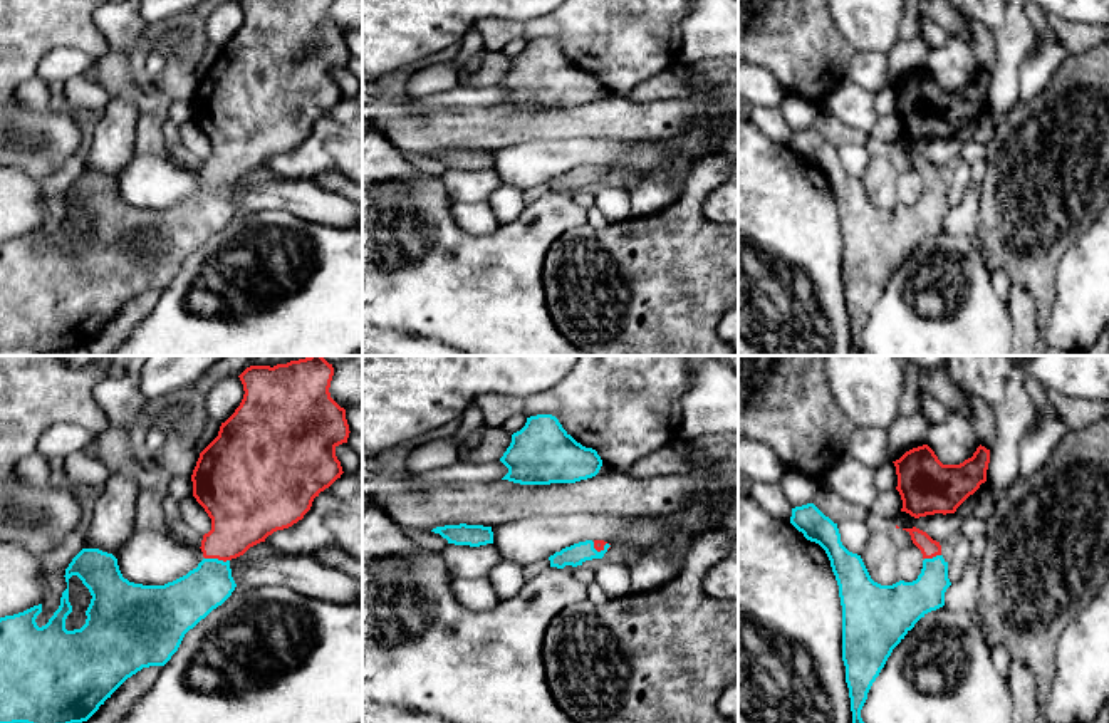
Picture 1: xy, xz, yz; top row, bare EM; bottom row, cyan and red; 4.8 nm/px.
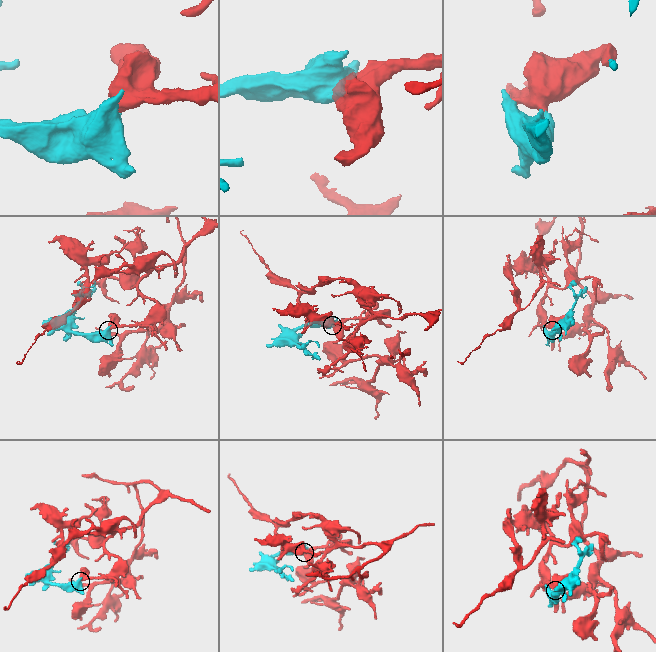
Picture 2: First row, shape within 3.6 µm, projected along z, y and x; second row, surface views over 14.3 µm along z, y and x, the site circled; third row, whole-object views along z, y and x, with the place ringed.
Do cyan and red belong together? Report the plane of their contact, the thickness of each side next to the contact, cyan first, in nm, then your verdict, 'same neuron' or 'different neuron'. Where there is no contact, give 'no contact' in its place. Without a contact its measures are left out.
contact in xy; calibres 220 and 300 nm; same neuron

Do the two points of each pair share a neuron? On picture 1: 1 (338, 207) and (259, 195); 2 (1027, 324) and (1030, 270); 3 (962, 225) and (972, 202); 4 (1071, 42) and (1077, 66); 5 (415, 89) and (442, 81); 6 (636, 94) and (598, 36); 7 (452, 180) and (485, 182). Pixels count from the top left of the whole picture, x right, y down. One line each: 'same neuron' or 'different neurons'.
1: same neuron
2: different neurons
3: same neuron
4: different neurons
5: same neuron
6: different neurons
7: same neuron

